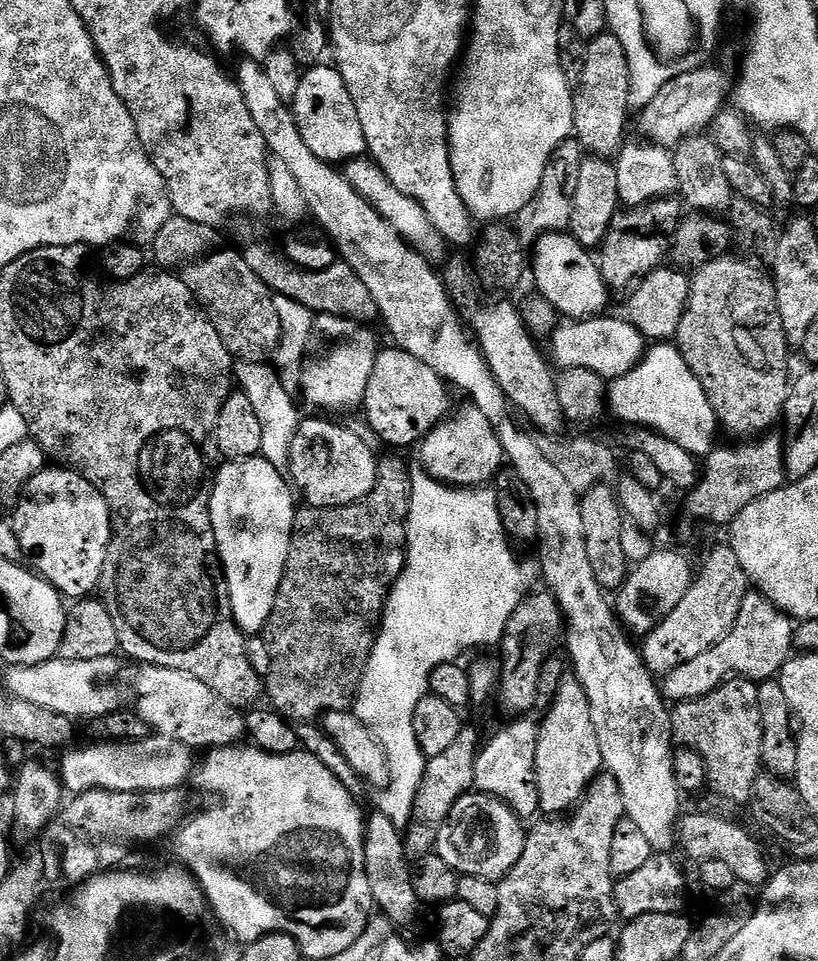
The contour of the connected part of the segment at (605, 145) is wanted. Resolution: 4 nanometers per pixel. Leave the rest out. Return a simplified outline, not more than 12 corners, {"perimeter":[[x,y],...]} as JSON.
{"perimeter":[[606,30],[588,41],[574,136],[612,158],[626,143],[630,66]]}

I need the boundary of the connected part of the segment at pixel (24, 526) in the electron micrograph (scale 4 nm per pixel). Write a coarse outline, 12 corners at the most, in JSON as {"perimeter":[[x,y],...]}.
{"perimeter":[[45,467],[10,523],[31,571],[75,602],[99,589],[106,498]]}

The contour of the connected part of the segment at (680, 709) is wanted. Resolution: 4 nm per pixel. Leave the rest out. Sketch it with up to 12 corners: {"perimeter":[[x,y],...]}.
{"perimeter":[[727,680],[671,709],[708,788],[747,805],[762,774],[758,687]]}

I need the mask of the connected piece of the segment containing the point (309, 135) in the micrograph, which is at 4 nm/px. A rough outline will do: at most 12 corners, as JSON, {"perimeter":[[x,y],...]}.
{"perimeter":[[309,67],[290,101],[302,142],[336,166],[363,157],[335,67]]}

